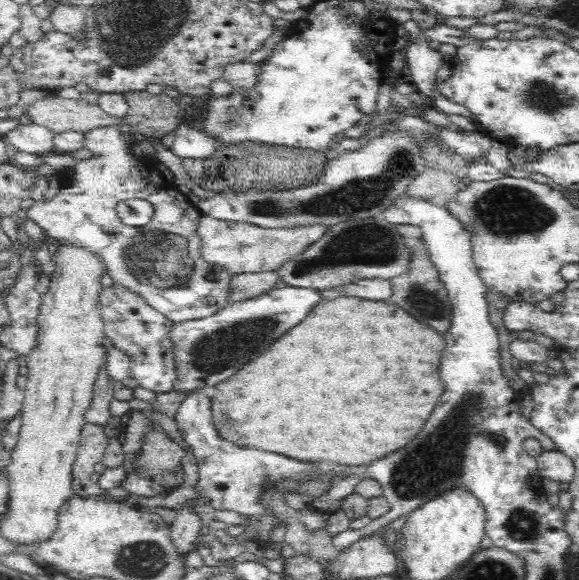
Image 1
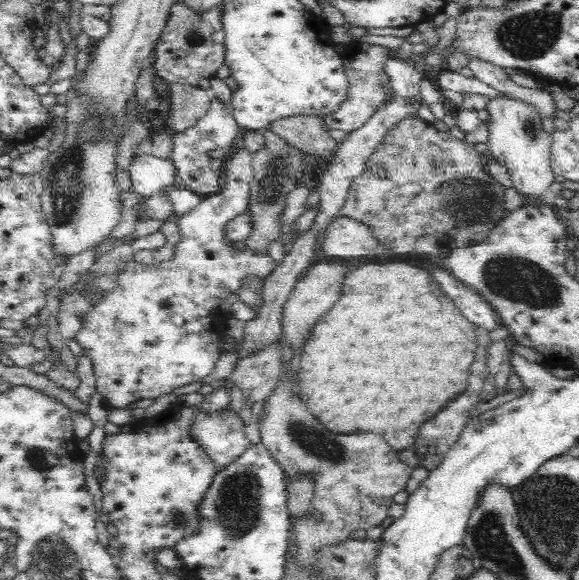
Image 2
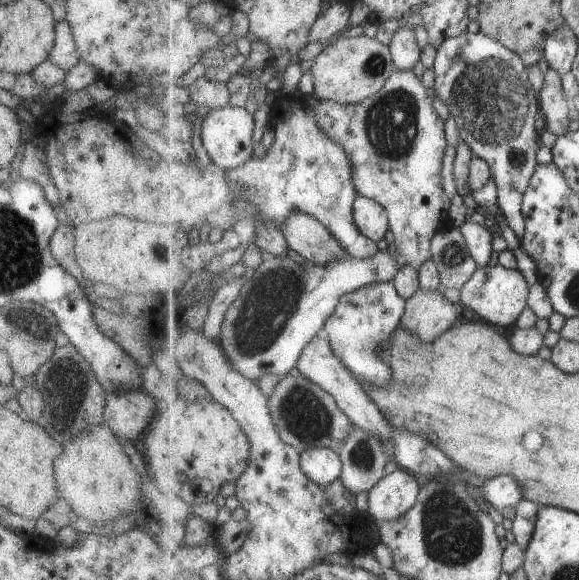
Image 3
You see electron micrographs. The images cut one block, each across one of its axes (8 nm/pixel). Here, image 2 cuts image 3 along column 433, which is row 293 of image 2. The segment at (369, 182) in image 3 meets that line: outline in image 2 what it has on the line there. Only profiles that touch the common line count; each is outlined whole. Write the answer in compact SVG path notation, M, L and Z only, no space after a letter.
M245 147L232 150L229 155L230 157L225 163L226 165L222 167L222 175L224 177L223 190L218 193L210 194L205 199L200 198L200 202L196 206L192 207L188 212L184 212L184 214L178 218L176 224L179 228L180 240L178 244L175 245L173 258L168 261L152 262L152 264L142 264L140 261L134 260L117 265L114 275L112 275L116 284L111 285L111 290L96 306L90 305L86 314L84 314L84 318L82 318L81 328L74 338L78 340L78 344L82 347L82 354L92 361L92 372L94 373L94 377L96 377L95 383L97 390L98 393L104 397L107 407L126 409L131 404L135 404L140 400L157 399L163 395L174 392L174 390L180 388L180 386L186 386L186 384L192 384L192 382L198 382L199 380L201 381L202 378L212 373L214 366L216 366L216 361L221 352L223 352L221 346L226 330L225 323L230 318L229 308L231 304L239 300L238 291L242 288L244 283L247 283L248 277L256 278L256 283L262 287L265 278L278 266L278 262L272 259L268 252L256 253L247 248L240 252L240 249L238 249L236 244L232 243L232 240L226 239L225 225L227 222L230 222L232 218L236 218L246 206L249 206L249 186L254 178L252 149Z

